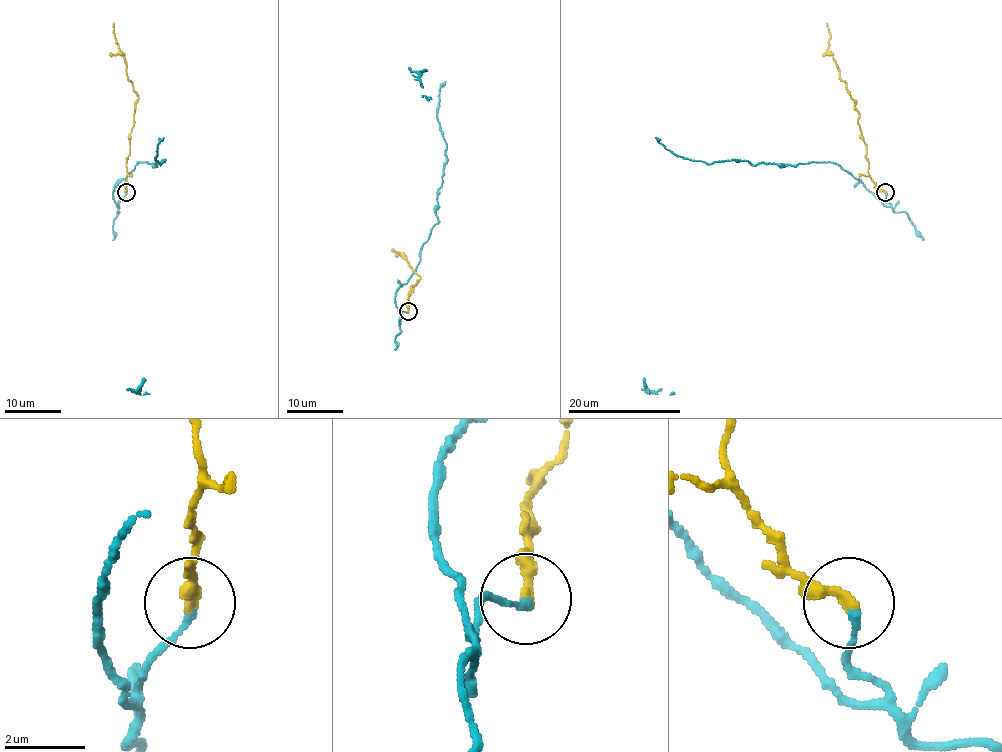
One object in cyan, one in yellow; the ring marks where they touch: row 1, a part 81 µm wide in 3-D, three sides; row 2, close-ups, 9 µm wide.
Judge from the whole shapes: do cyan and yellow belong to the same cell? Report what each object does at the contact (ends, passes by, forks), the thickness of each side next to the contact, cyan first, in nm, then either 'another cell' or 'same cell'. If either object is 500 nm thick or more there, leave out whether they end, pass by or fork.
cyan ends; yellow ends; calibres 170 and 300 nm; same cell

